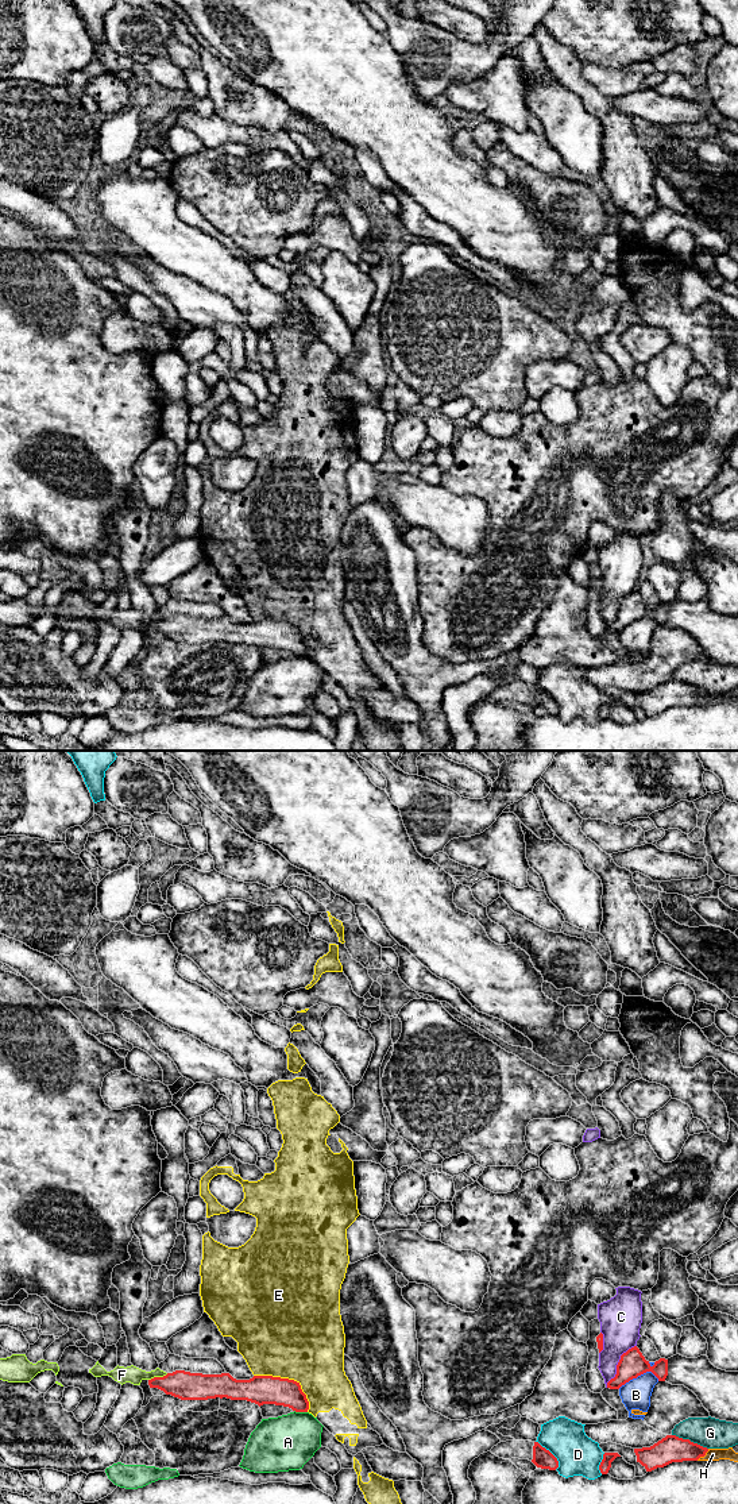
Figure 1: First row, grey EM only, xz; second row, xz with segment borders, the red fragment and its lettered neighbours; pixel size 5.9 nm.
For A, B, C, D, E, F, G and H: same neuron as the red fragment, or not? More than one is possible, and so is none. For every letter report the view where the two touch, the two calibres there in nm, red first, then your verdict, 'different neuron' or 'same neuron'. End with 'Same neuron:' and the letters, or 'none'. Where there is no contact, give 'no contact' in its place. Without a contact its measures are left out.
A: contact in xz; calibres 180 and 320 nm; different neuron
B: contact in xz; calibres 160 and 180 nm; different neuron
C: contact in xz; calibres 160 and 240 nm; different neuron
D: contact in xz; calibres 120 and 240 nm; different neuron
E: contact in xz; calibres 180 and 480 nm; different neuron
F: contact in xz; calibres 170 and 100 nm; same neuron
G: contact in xz; calibres 160 and 180 nm; different neuron
H: contact in xz; calibres 160 and 80 nm; different neuron
Same neuron: F

